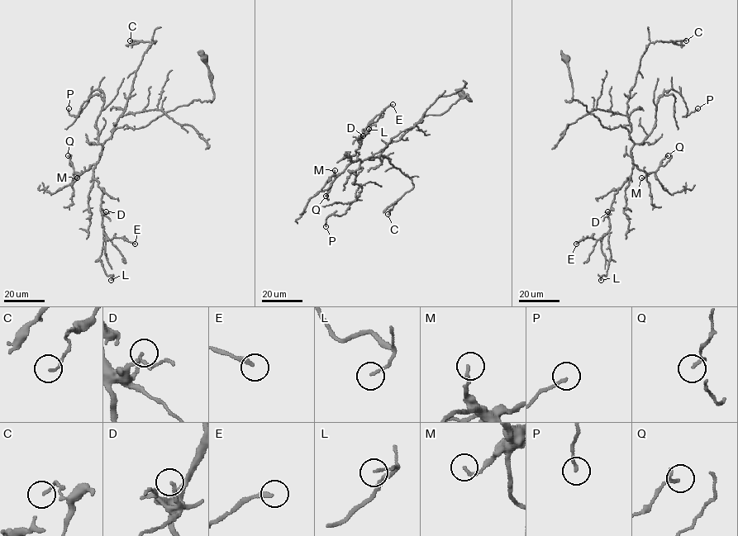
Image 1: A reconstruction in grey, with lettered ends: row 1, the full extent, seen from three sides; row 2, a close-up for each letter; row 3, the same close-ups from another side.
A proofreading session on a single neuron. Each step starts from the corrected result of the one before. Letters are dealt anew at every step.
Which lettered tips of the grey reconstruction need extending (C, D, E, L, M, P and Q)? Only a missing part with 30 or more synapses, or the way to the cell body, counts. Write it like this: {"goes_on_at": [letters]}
{"goes_on_at": []}

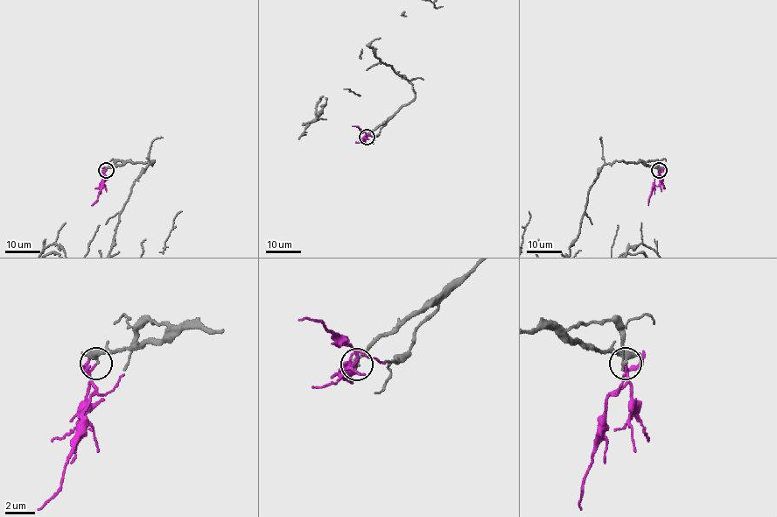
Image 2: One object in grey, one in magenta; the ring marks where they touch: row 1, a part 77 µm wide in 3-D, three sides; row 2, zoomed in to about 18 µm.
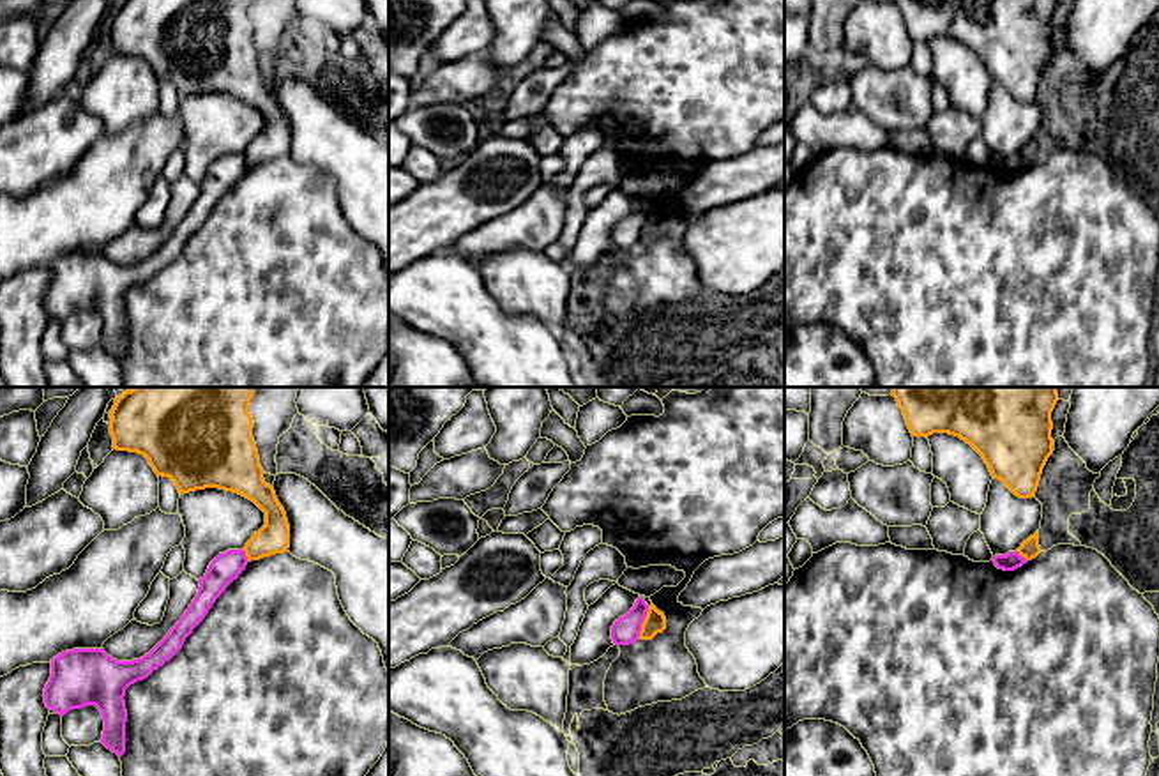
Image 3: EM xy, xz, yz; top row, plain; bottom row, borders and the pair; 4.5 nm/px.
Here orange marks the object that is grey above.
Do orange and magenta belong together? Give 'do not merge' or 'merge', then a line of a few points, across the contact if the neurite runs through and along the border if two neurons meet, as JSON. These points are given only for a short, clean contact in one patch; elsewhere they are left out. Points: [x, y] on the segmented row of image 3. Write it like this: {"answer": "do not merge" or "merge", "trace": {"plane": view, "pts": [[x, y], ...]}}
{"answer": "do not merge", "trace": {"plane": "xz", "pts": [[649, 607], [638, 637]]}}

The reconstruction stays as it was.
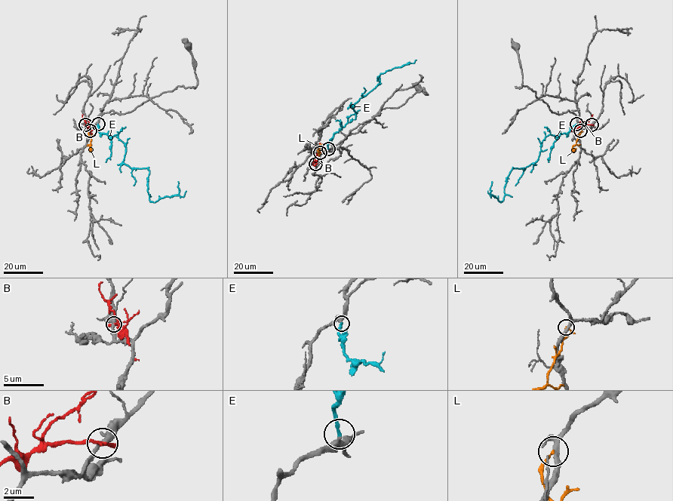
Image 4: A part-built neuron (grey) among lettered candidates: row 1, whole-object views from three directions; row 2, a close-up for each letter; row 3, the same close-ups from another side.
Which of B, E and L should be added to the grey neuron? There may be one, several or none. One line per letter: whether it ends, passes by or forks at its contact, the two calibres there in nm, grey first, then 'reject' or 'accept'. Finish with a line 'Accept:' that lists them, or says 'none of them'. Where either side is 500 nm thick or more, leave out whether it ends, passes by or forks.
B: it ends; calibres 320 and 300 nm; reject
E: it ends; calibres 260 and 200 nm; accept
L: it ends; calibres 300 and 140 nm; reject
Accept: E

